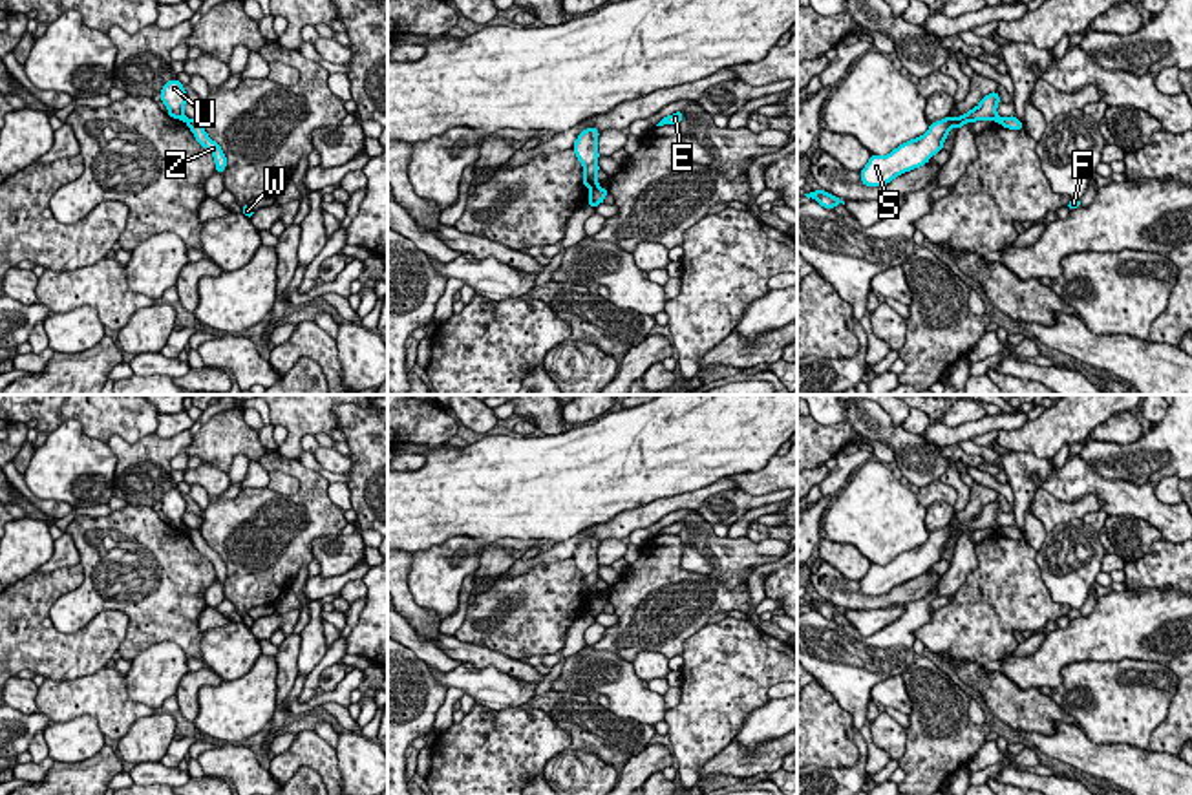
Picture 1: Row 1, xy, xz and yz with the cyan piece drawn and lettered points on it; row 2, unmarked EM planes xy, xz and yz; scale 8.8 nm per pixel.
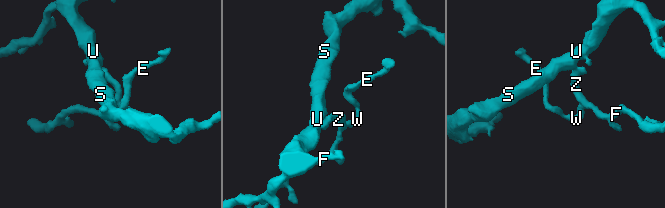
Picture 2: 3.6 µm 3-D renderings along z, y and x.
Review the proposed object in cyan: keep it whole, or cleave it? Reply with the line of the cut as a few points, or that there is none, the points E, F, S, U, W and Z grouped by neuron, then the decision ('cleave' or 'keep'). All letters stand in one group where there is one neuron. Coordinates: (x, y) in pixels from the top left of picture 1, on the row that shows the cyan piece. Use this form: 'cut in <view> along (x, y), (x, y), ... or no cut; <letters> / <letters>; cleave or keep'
cut in xz along (598, 185), (591, 192); E F W Z / S U; cleave

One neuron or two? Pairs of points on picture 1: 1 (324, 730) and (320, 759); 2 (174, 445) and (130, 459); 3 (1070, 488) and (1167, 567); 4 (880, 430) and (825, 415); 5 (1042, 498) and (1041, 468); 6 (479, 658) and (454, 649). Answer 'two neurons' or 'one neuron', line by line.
1: two neurons
2: one neuron
3: two neurons
4: one neuron
5: two neurons
6: one neuron

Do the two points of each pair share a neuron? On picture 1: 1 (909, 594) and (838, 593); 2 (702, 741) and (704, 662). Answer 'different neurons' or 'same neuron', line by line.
1: same neuron
2: same neuron

